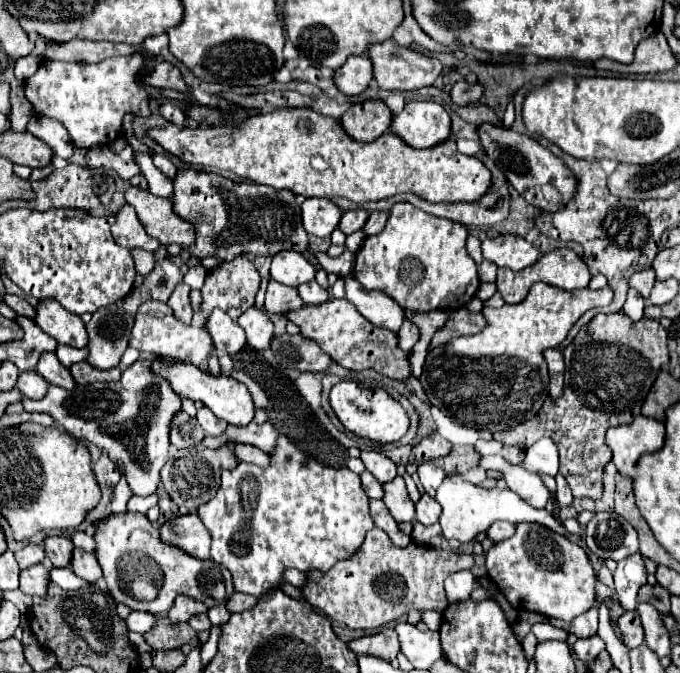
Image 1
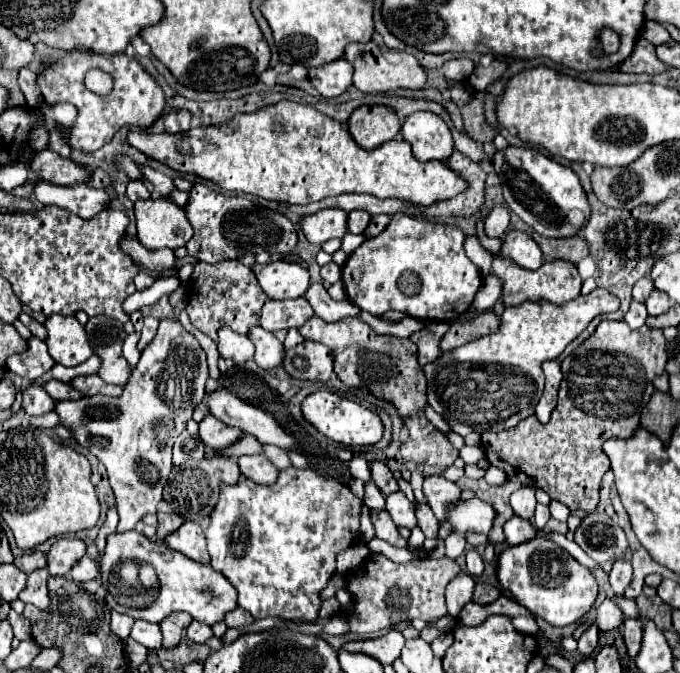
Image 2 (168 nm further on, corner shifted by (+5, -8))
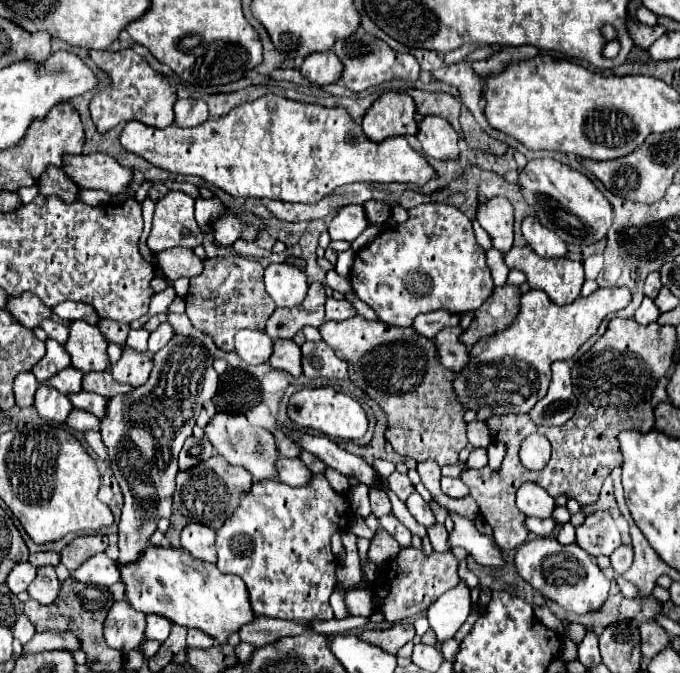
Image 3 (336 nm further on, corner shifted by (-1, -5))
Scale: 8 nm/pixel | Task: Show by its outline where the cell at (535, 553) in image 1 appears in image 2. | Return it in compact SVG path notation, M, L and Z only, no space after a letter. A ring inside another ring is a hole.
M542 536L500 552L496 578L518 604L522 604L532 614L544 618L548 624L560 628L580 622L582 616L592 608L598 594L598 584L592 572L578 564L570 554L566 554L566 550Z

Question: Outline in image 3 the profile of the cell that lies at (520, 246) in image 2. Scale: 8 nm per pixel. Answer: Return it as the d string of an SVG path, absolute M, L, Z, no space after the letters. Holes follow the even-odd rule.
M526 217L522 221L522 233L528 241L528 245L544 259L552 259L552 257L564 257L566 255L566 243L554 233L554 231L548 231L540 219L536 217Z

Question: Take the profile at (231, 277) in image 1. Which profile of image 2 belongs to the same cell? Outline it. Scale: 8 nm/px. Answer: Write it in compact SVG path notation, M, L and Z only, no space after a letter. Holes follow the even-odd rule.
M224 260L218 264L196 262L186 292L186 312L190 316L190 322L212 340L216 340L216 332L222 326L230 326L234 332L246 334L250 326L258 324L260 308L266 302L266 294L258 286L254 272L246 268L240 260Z

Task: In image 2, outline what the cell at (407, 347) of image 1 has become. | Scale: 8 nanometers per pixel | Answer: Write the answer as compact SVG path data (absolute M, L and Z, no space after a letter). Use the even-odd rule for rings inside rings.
M430 322L418 334L412 334L410 340L418 346L418 364L426 366L428 362L434 362L442 352L438 348L440 338L448 330L448 322Z

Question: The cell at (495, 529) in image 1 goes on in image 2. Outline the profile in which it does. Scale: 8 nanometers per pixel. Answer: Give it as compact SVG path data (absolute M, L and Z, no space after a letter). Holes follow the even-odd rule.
M512 516L504 524L504 536L506 536L506 544L508 546L514 546L514 544L520 544L520 542L526 542L528 538L534 538L536 532L528 524L528 520L522 520L518 516Z

